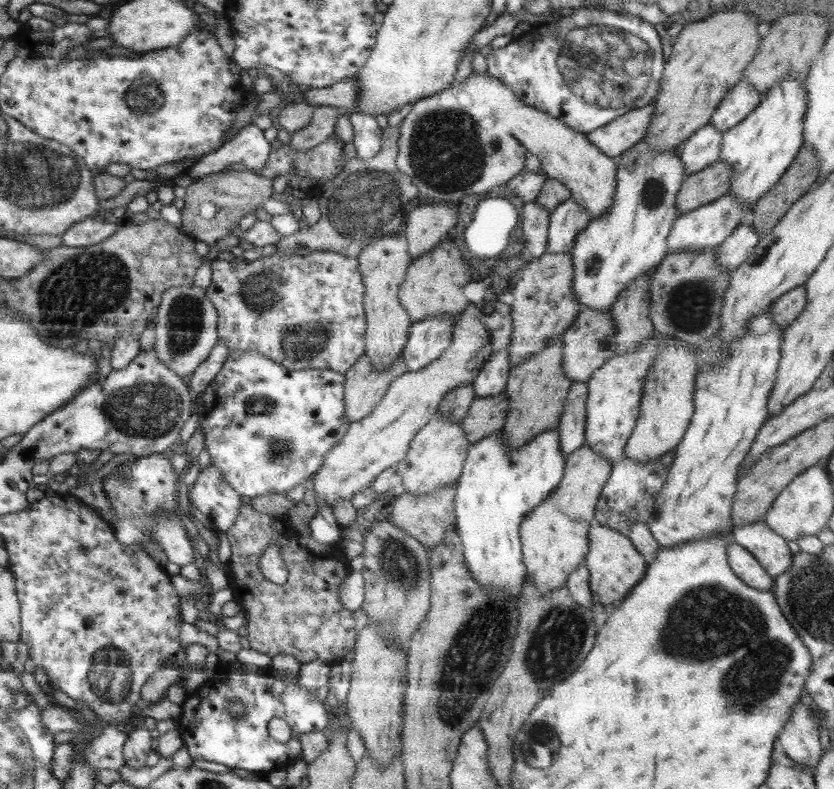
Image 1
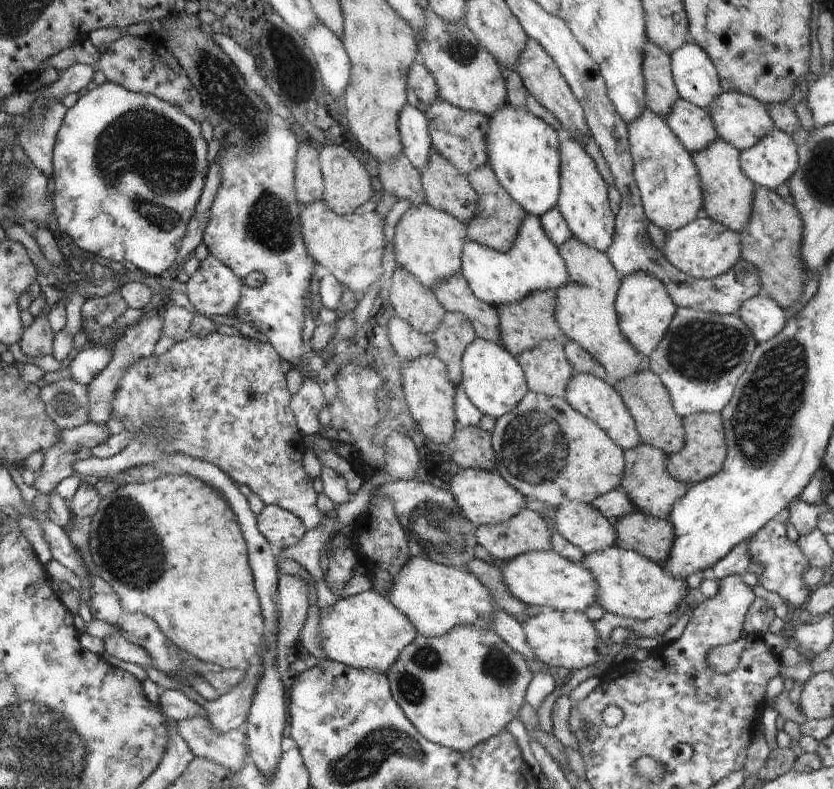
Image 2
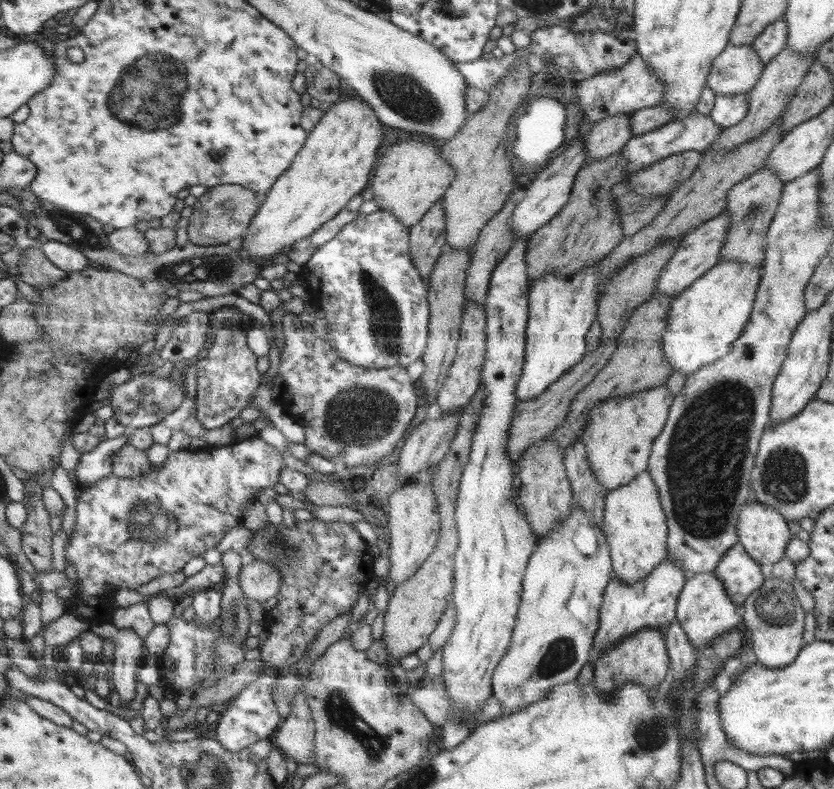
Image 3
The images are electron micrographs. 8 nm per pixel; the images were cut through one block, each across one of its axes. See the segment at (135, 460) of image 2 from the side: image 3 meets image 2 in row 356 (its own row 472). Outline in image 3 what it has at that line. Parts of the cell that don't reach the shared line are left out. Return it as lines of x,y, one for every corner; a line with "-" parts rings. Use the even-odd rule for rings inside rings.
255,435
223,447
207,444
195,451
170,451
159,469
152,464
152,469
145,475
131,479
110,474
90,486
78,488
76,522
65,547
65,559
76,568
79,592
72,598
73,605
66,612
91,624
110,623
117,609
116,605
109,603
112,591
132,591
158,576
182,571
189,560
214,548
229,530
241,524
247,506
258,499
260,491
278,484
283,467
281,452

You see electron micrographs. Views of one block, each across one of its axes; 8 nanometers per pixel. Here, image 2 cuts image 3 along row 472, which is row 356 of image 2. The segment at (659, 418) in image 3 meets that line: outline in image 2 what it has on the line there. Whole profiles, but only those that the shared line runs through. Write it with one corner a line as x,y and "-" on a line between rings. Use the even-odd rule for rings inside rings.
574,236
566,240
560,250
568,278
555,290
555,319
564,336
585,348
604,367
610,383
639,371
646,363
618,326
615,298
622,280
614,265
606,253
590,248

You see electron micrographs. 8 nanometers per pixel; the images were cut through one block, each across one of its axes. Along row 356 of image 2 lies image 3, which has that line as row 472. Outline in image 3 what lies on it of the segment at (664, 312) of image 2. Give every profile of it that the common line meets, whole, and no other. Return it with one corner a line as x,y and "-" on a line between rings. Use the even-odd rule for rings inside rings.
648,470
628,485
610,491
605,498
602,532
605,534
613,574
623,584
634,584
647,576
667,558
668,529
658,487

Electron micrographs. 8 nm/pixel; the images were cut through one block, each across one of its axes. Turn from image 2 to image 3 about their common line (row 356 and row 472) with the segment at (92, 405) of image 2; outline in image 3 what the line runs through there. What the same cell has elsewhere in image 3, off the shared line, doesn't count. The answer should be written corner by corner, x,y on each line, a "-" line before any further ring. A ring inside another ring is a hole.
130,444
124,445
111,458
111,474
118,478
134,478
138,475
145,475
152,469
152,463
147,454

